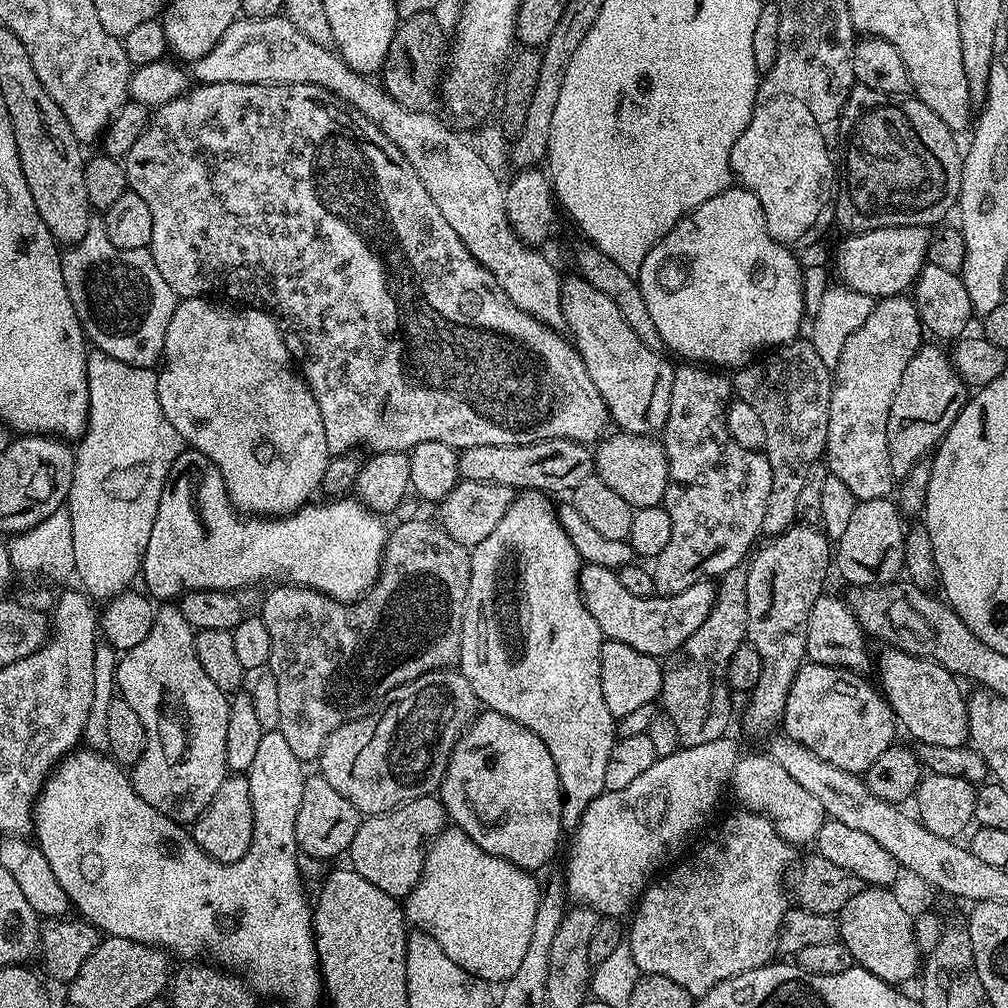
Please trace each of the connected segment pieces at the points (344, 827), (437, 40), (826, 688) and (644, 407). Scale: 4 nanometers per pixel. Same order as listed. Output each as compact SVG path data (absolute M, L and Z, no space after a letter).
M319 774L309 775L302 786L302 802L298 802L298 814L294 822L296 847L301 853L313 856L316 860L332 860L351 849L354 834L358 834L358 826L362 814L326 778Z
M423 12L403 17L396 25L396 33L390 42L388 57L382 69L382 87L384 91L398 102L398 106L406 106L406 110L427 112L438 96L442 73L446 68L446 36L440 25L436 12Z
M805 662L794 678L794 686L790 686L790 698L786 698L782 728L786 735L796 743L809 748L813 754L828 760L830 765L840 770L863 774L869 766L882 754L882 750L889 748L897 739L898 721L892 714L892 707L878 691L875 683L867 684L860 680L857 673L849 668L835 668Z
M565 275L560 285L564 324L572 331L571 339L590 374L590 382L598 386L606 402L611 423L617 424L619 431L632 432L635 436L655 437L663 433L670 414L673 365L668 365L660 352L650 350L650 346L626 326L618 306L614 306L606 294L594 290L583 276L571 275Z

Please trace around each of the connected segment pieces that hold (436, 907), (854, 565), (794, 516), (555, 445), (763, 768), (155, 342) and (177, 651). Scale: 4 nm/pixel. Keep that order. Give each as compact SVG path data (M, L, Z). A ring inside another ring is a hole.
M448 826L432 841L424 857L424 873L402 907L407 923L434 938L451 961L491 985L500 986L518 971L526 946L530 946L534 914L538 914L542 895L542 884L532 876L535 875L525 868L486 854L486 850L477 846L460 828Z
M895 499L862 500L857 503L842 538L834 544L834 568L857 589L891 584L904 572L904 533L906 520Z
M797 338L761 355L755 362L734 372L734 392L755 412L766 433L762 449L770 462L772 481L770 498L766 498L766 514L762 518L761 533L771 538L791 528L798 520L798 497L802 486L813 479L812 467L821 463L828 446L830 398L833 369L822 362L808 338Z
M566 438L539 440L533 444L474 446L459 453L460 475L470 482L494 482L513 490L531 490L541 494L571 493L578 482L594 472L594 452L589 445Z
M761 754L761 756L741 755L732 768L730 788L736 791L736 796L744 803L741 805L745 809L768 817L781 838L793 846L811 845L826 819L818 799L814 798L814 795L810 794L805 787L800 786L789 774L786 774L786 771L778 766L778 762L767 754Z
M92 226L84 238L61 255L60 265L70 302L84 325L85 337L99 351L110 354L110 358L118 358L118 362L126 362L139 368L152 368L155 360L157 363L164 355L166 326L170 326L178 297L174 290L170 290L170 286L166 286L166 278L158 274L158 266L154 266L151 251L148 248L122 250L114 246L114 242L110 242L102 226Z
M164 602L155 609L156 617L150 626L150 634L138 642L138 646L119 657L116 665L116 688L119 695L130 706L146 730L146 750L142 758L130 768L132 789L150 802L166 818L175 820L181 826L191 825L193 820L210 806L218 786L222 786L225 776L229 775L226 762L226 730L228 729L229 697L202 670L196 653L196 632L182 618L182 610L175 603Z

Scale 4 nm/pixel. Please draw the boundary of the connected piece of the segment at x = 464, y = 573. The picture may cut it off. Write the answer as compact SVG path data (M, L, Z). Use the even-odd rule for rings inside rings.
M404 520L397 528L393 527L388 534L388 541L384 547L384 560L380 563L380 576L376 584L366 595L361 596L354 604L344 604L340 600L330 598L326 594L316 592L313 588L299 586L276 586L272 593L264 600L264 605L258 608L258 615L266 622L266 630L270 634L270 658L268 668L272 672L272 680L276 683L276 716L280 719L278 731L286 743L290 746L294 758L301 762L319 761L322 750L334 734L348 721L357 719L369 711L373 706L379 705L384 696L403 684L409 684L414 678L418 678L427 672L448 670L460 659L460 643L462 642L462 618L466 606L466 594L470 586L470 562L472 557L469 549L463 548L454 538L446 534L446 530L439 523L428 520Z

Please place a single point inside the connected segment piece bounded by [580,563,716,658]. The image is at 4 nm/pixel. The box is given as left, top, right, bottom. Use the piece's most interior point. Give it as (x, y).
(655, 625)

